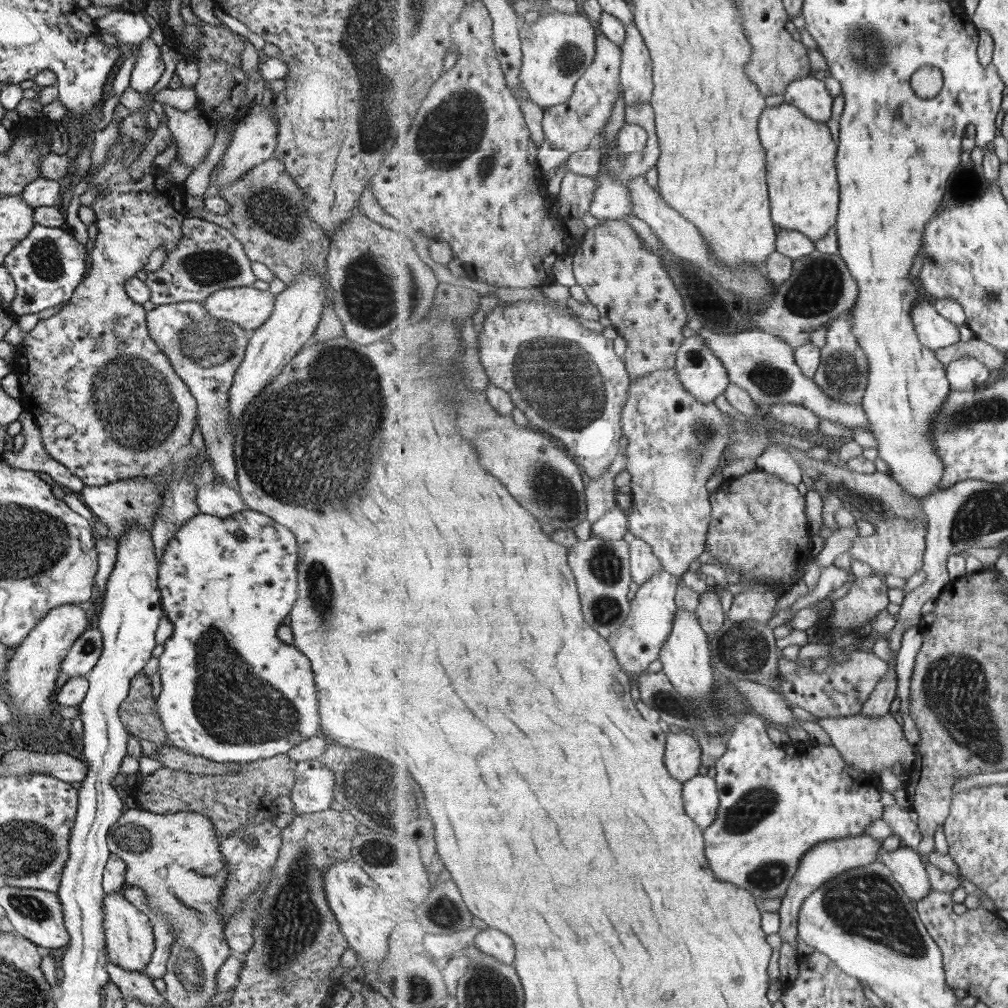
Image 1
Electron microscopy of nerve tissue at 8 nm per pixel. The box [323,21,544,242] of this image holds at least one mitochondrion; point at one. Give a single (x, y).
(455, 132)

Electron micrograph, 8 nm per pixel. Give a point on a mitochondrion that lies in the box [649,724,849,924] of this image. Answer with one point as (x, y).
(758, 804)

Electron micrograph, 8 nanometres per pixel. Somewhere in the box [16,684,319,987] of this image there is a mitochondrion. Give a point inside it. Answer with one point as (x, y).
(132, 837)

